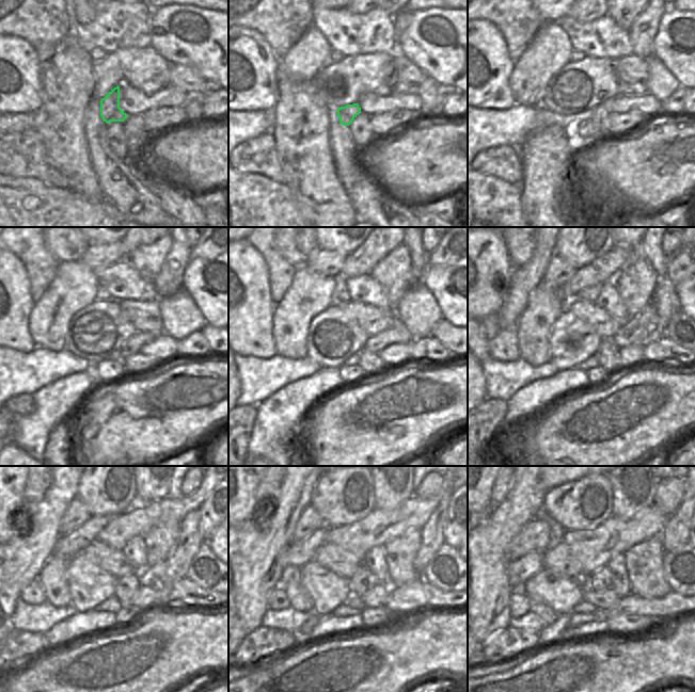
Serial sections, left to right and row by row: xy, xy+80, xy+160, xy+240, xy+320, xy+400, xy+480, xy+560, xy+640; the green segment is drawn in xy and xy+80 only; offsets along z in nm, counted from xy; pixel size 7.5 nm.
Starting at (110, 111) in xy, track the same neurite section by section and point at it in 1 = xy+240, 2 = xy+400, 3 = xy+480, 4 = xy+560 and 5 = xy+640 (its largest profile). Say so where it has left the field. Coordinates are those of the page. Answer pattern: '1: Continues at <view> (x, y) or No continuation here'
1: Continues at xy+240 (109, 371)
2: Continues at xy+400 (599, 375)
3: Continues at xy+480 (127, 617)
4: Continues at xy+560 (375, 618)
5: Continues at xy+640 (626, 625)

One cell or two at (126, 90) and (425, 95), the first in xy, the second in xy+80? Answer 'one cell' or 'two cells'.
two cells

